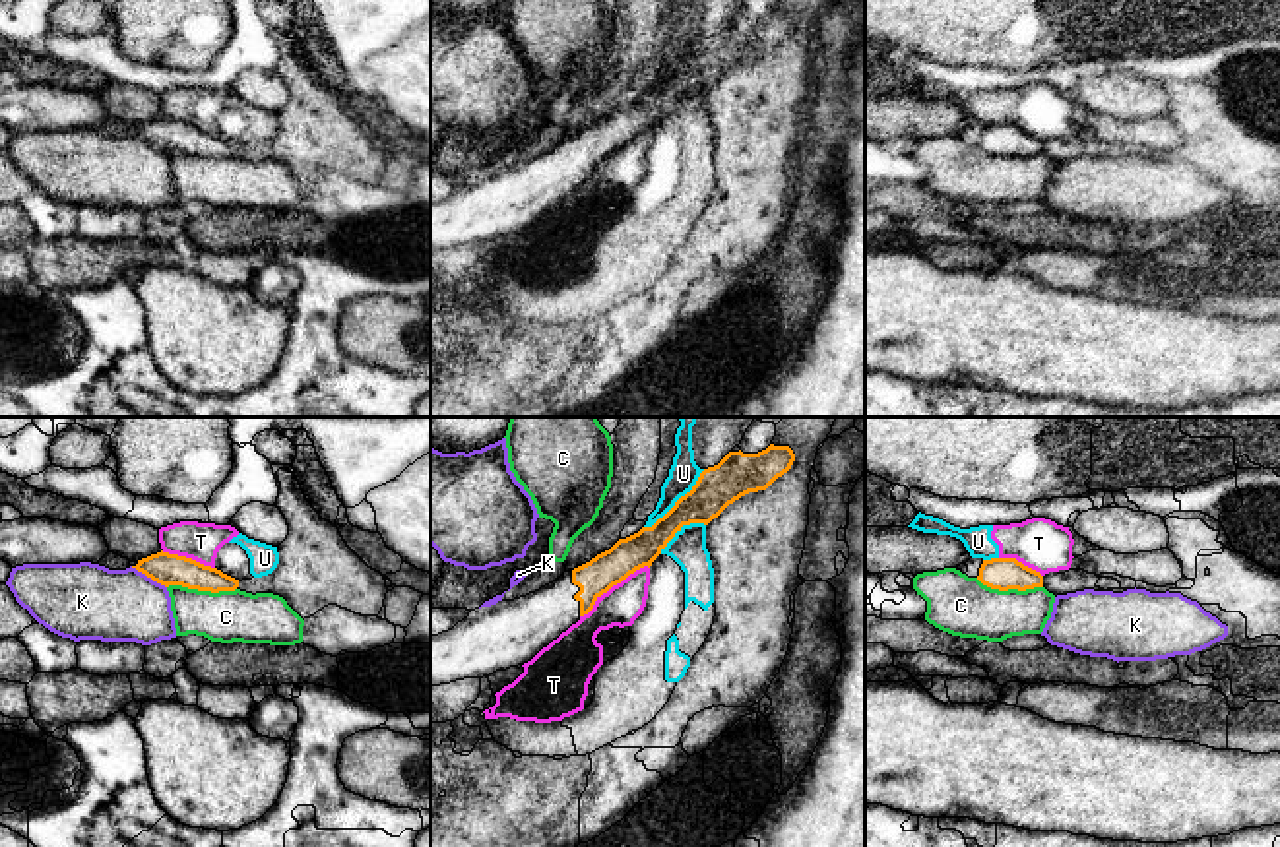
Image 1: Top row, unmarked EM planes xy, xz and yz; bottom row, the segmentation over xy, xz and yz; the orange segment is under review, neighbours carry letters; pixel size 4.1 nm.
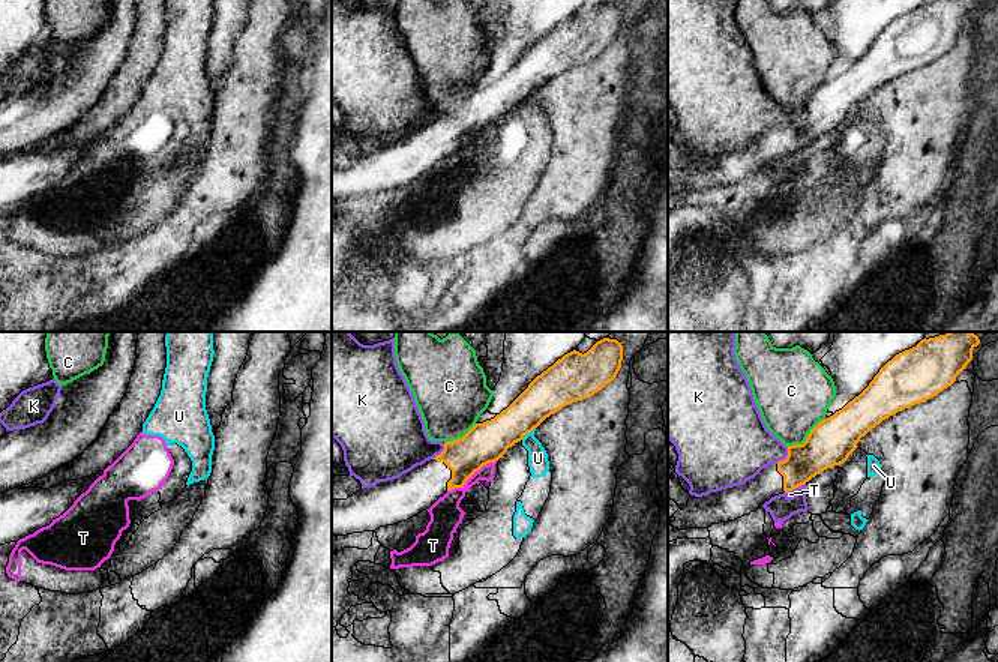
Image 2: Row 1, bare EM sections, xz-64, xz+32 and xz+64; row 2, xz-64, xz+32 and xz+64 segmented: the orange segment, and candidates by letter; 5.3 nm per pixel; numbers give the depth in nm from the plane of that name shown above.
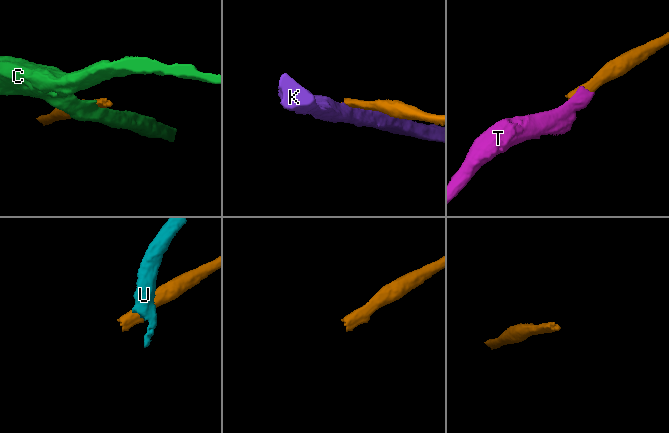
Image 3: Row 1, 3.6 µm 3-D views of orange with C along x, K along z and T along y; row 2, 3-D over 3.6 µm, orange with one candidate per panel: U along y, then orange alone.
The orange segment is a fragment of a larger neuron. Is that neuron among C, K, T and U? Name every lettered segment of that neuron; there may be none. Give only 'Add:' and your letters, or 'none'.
Add: none

